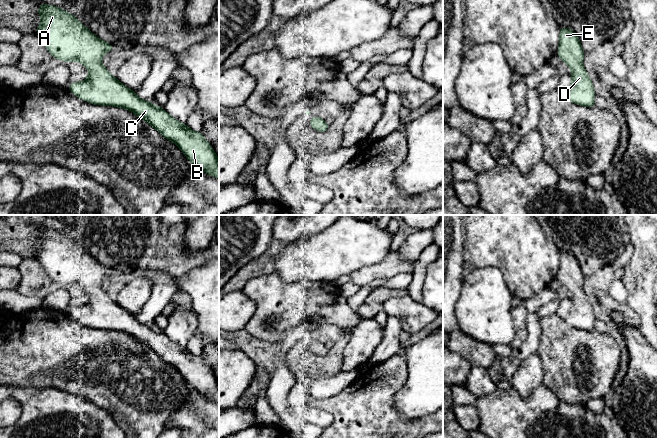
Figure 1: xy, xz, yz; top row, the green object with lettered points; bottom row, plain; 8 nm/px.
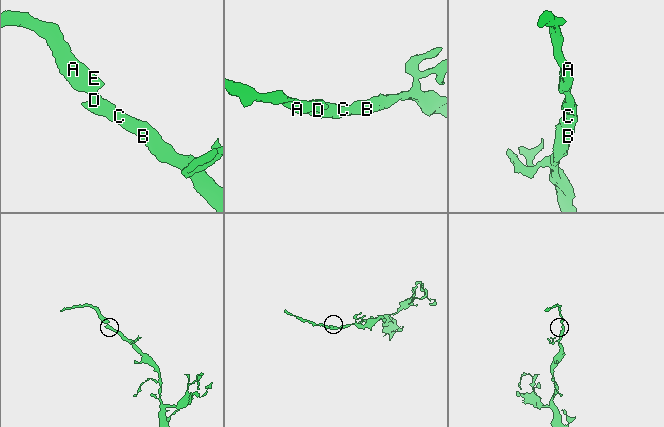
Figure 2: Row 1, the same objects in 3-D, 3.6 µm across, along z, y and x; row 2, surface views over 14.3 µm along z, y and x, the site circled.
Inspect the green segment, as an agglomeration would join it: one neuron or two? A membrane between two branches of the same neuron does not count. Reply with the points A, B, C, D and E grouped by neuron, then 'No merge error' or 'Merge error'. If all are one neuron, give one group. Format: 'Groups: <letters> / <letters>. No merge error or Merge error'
Groups: A B C D E. No merge error

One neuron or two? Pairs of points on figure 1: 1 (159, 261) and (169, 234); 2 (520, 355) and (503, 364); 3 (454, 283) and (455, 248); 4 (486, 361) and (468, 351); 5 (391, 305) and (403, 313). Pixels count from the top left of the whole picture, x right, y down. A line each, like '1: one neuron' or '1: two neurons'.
1: one neuron
2: two neurons
3: one neuron
4: one neuron
5: one neuron

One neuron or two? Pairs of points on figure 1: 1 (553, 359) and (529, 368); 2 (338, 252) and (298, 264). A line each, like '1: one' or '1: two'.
1: two
2: one

